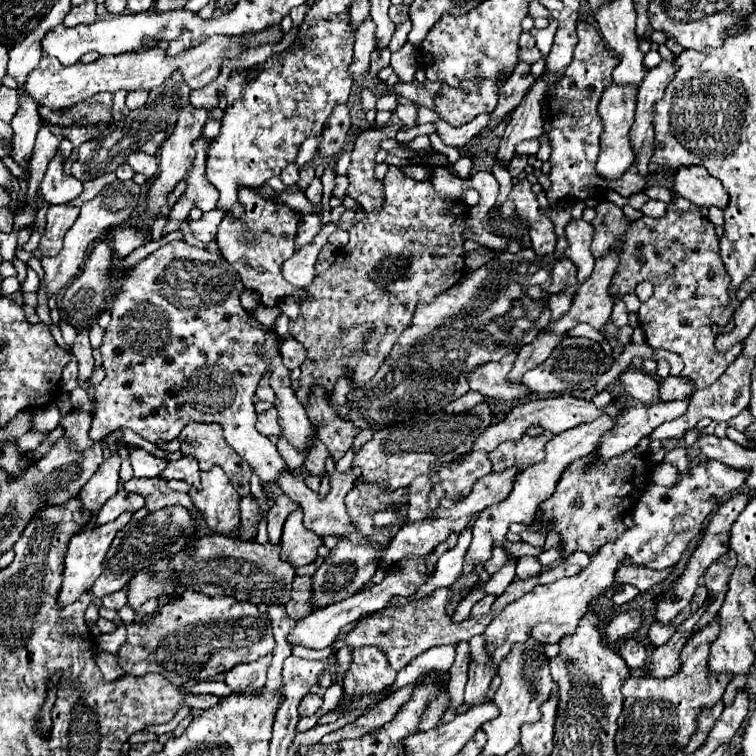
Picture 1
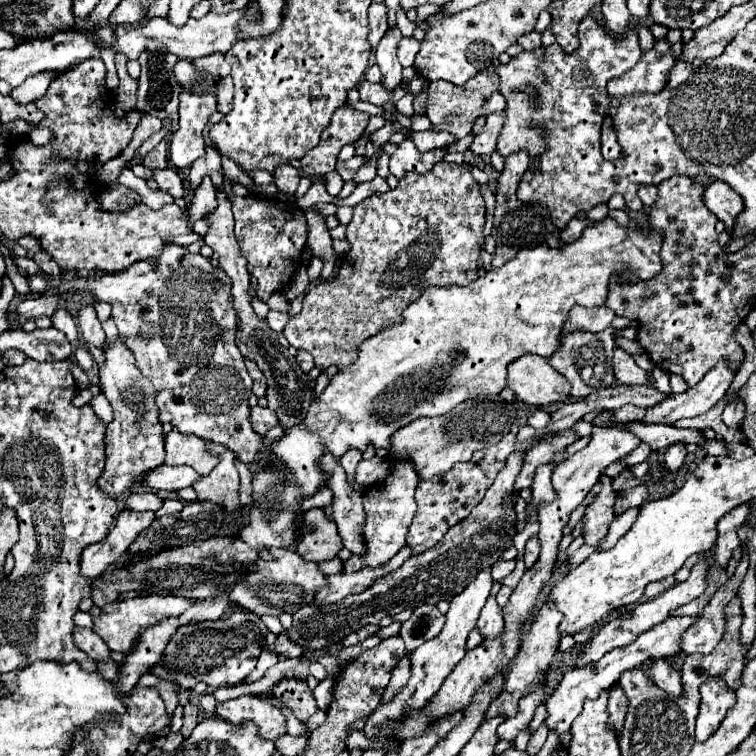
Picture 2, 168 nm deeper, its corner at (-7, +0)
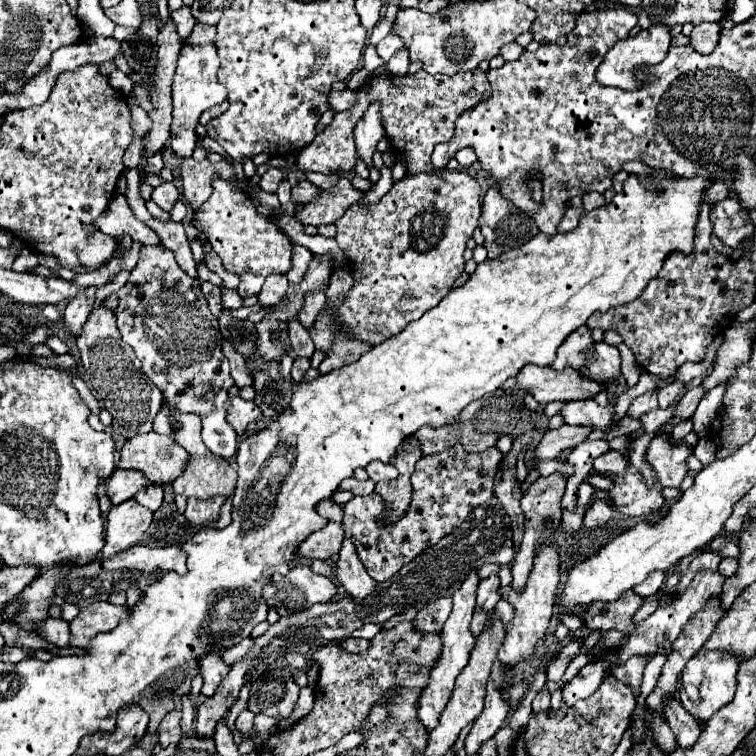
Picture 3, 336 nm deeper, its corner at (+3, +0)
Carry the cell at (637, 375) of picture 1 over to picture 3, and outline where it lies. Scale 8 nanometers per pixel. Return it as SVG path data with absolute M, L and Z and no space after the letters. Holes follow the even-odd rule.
M601 341L595 345L595 351L597 351L597 357L591 363L591 367L587 369L589 377L593 377L595 381L601 381L601 383L609 383L615 377L619 377L621 375L621 369L619 369L621 361L619 361L617 347Z

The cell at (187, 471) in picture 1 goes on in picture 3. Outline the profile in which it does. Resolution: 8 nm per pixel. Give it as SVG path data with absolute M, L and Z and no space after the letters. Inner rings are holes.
M115 469L111 479L107 479L107 493L111 503L119 505L149 485L153 483L137 469Z

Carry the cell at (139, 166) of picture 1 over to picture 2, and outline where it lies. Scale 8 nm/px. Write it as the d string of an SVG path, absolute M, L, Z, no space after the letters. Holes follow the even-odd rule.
M153 169L153 179L157 181L159 189L165 191L165 193L169 193L173 199L185 197L181 177L177 175L175 169Z

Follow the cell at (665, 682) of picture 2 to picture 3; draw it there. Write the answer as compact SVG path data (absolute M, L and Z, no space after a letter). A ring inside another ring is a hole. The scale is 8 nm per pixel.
M669 697L665 701L665 719L667 723L671 725L673 733L677 735L677 741L681 747L689 747L693 745L693 741L697 741L699 733L701 733L701 727L699 723L685 711L685 707L681 705L679 699L675 697Z

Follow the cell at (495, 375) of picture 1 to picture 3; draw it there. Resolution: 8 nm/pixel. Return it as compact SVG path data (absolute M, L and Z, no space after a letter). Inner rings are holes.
M525 365L515 375L515 381L519 389L531 393L535 401L541 405L547 405L555 399L565 399L565 401L589 399L605 387L603 383L583 379L573 369L555 371L551 367L537 367L537 365Z

